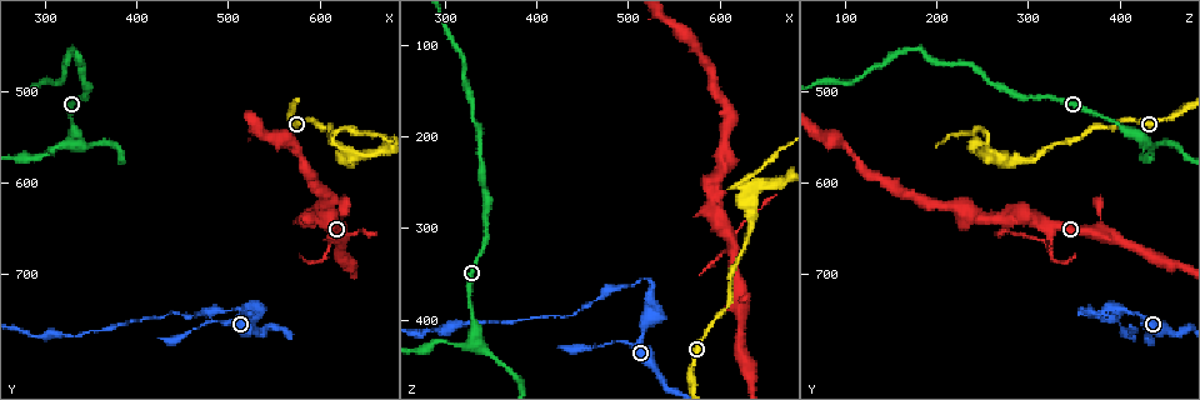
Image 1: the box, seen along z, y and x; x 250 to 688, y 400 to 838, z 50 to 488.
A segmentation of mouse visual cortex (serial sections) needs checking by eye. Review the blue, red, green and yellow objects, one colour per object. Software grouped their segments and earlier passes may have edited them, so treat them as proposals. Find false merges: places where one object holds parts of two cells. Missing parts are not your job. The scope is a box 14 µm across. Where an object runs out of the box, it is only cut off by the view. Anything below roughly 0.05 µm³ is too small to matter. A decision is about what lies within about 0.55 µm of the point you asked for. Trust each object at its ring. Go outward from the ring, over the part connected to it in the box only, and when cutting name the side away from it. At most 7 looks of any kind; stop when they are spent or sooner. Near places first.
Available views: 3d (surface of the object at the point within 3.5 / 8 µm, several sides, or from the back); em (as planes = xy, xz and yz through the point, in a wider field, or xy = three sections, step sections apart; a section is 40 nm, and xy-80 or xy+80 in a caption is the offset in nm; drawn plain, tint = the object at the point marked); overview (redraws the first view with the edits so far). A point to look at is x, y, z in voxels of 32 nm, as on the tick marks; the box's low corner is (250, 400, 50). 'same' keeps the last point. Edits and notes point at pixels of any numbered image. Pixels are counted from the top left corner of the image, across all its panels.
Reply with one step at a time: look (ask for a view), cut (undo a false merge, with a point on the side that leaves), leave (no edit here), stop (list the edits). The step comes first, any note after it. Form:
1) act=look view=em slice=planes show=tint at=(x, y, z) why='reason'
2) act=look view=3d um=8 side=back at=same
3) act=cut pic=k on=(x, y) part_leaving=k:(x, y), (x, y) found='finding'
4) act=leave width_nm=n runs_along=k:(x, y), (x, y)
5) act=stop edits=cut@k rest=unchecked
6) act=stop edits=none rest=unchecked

act=look view=3d um=3.5 at=(335, 550, 425) why='three arms meet'

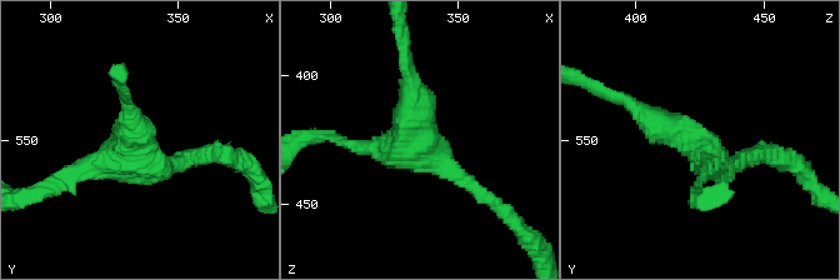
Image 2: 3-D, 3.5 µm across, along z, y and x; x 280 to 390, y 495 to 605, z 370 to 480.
act=look view=em slice=xy step=5 show=tint at=(332, 551, 425) arms=3 arm_widths_nm=200,250,250 why='shape alone is not enough'

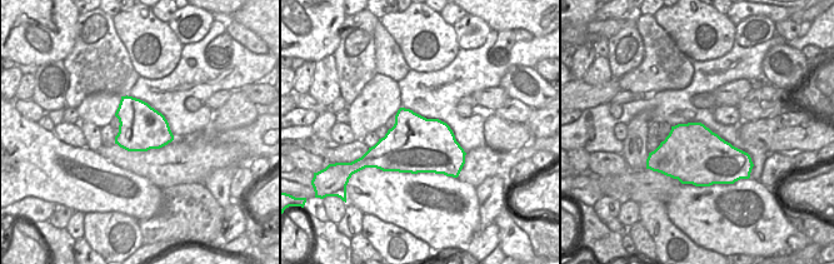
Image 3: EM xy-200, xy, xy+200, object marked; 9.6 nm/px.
act=leave width_nm=550 runs_along=2:(404, 68), (411, 138), (476, 189) found='continuous, no second cell'

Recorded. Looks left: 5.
act=look view=3d um=3.5 at=(625, 650, 380) why='sharp bend'

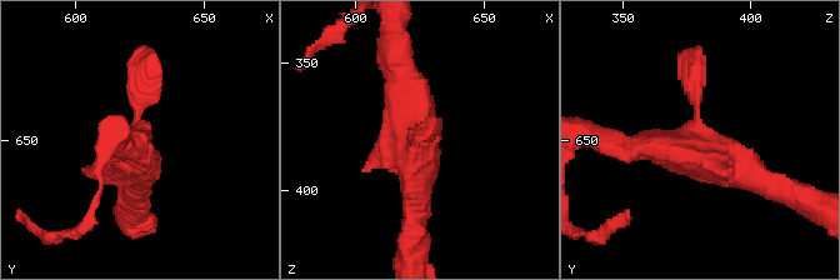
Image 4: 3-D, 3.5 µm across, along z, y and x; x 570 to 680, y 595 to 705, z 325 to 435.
act=look view=em slice=planes show=tint at=(625, 644, 378) why='need the tissue'

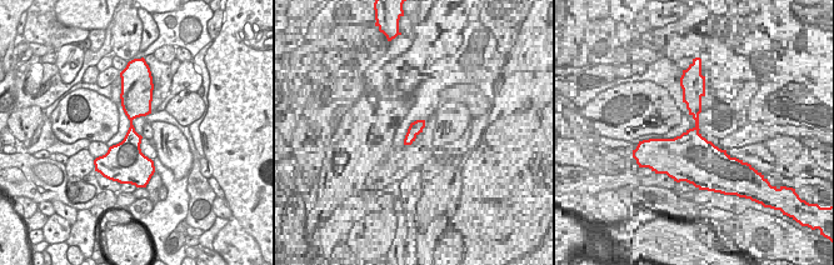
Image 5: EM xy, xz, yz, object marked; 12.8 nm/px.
act=look view=em slice=xy step=5 show=tint at=same

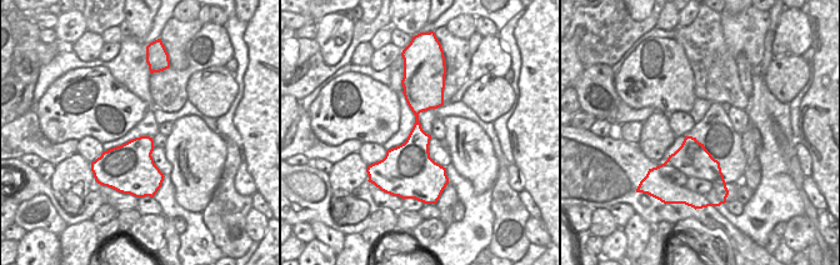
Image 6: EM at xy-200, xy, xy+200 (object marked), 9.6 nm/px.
act=leave runs_along=4:(119, 146), (134, 150), (149, 46) found='continuous, no second cell'

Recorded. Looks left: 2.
act=look view=3d um=3.5 at=(520, 740, 355)

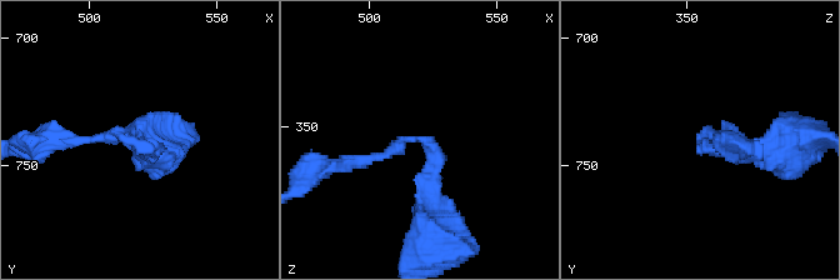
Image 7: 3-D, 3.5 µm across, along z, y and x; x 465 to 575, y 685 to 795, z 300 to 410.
act=look view=em slice=xy step=2 show=tint at=(516, 739, 356)

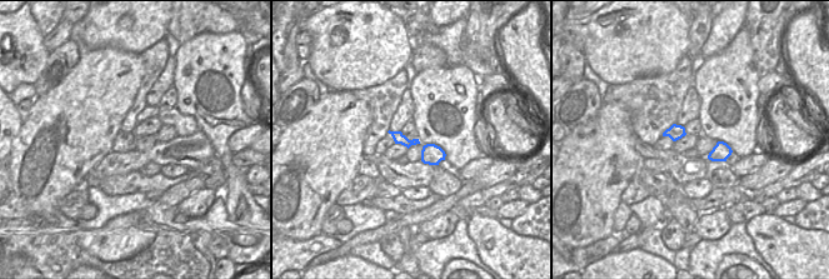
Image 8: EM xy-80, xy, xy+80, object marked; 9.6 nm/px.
act=leave width_nm=200 runs_along=7:(145, 150), (123, 131), (53, 139) found='all the same cell'

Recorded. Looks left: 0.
act=stop edits=none rest=unchecked

